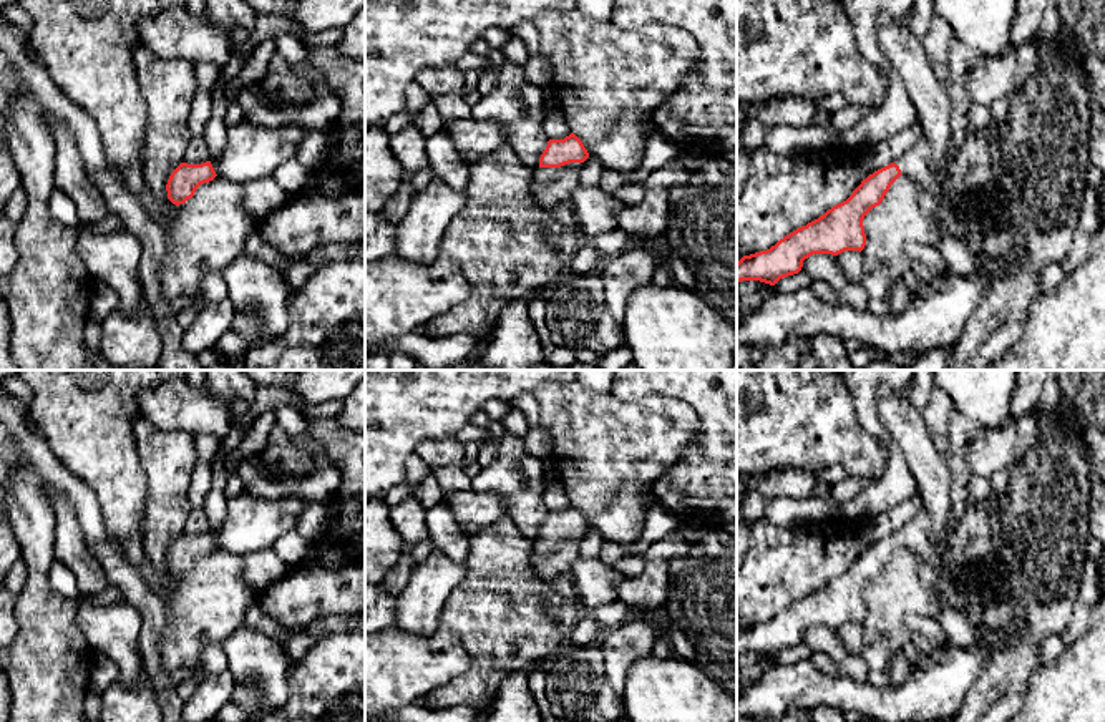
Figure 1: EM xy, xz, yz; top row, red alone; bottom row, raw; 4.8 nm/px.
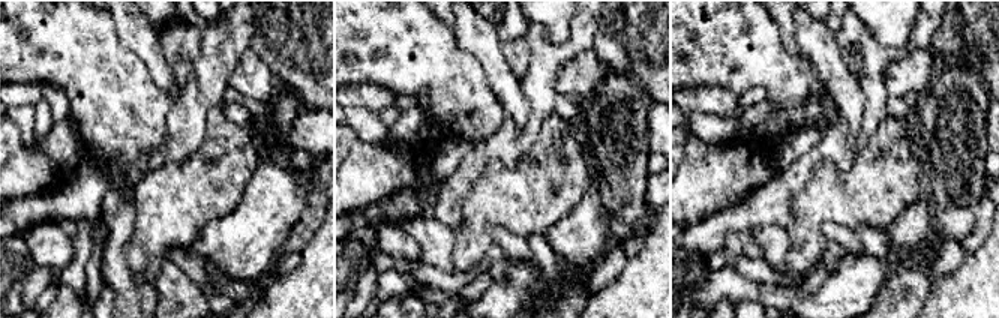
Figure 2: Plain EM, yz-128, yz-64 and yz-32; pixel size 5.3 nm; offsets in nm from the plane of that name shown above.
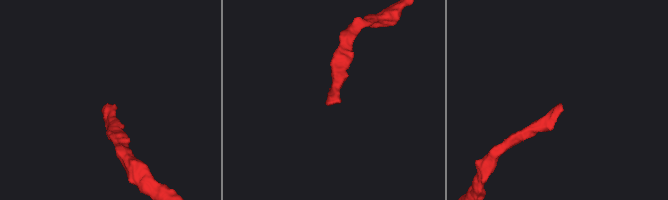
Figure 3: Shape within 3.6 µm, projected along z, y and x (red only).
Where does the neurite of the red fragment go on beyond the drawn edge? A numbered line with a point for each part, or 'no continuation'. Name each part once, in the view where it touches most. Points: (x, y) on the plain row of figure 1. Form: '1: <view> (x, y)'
1: xz (551, 558)

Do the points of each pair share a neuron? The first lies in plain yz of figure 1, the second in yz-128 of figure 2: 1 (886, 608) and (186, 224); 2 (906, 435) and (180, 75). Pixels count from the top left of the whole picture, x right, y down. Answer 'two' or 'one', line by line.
1: one
2: two

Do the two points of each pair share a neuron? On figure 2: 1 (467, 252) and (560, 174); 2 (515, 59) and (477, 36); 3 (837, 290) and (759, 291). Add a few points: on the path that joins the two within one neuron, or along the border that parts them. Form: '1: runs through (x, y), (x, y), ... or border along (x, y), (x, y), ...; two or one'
1: runs through (482, 227), (510, 198), (530, 198), (534, 195); one
2: border along (501, 42), (504, 59), (519, 78); two
3: runs through (818, 300), (779, 297); one

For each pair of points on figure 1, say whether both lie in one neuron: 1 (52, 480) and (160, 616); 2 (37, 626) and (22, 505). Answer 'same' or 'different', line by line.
1: same
2: same

